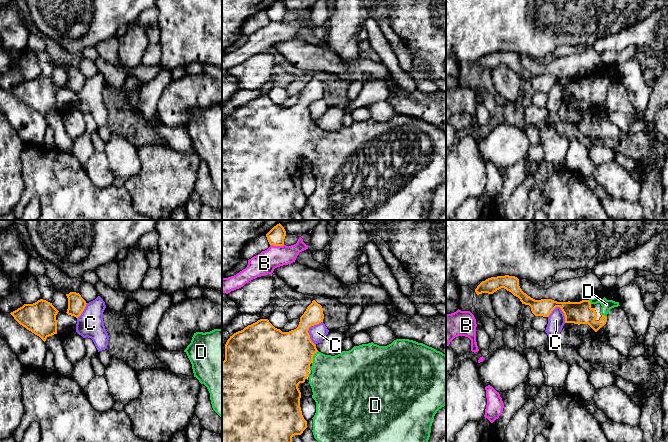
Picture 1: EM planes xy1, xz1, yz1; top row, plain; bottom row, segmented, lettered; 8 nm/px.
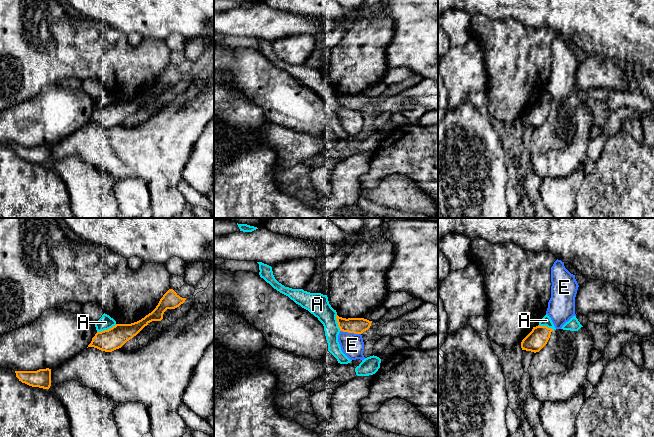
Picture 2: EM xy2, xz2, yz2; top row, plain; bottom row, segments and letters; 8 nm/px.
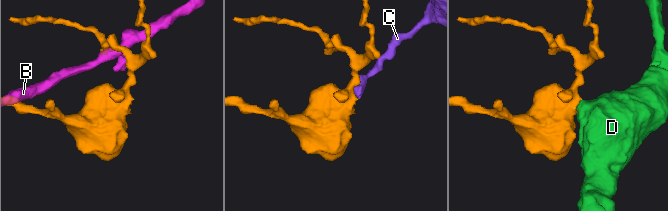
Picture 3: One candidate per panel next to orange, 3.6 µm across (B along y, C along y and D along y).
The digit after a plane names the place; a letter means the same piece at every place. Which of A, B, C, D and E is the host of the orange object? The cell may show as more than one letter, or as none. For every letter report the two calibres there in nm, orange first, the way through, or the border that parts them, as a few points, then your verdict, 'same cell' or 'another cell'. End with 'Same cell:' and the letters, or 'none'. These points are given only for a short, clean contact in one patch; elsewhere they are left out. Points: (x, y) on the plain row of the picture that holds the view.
A: 180 nm thick on the orange side, 110 nm on the other; another cell
B: 140 nm thick on the orange side, 180 nm on the other; border along xz1 (270, 20), (283, 21); another cell
C: 360 nm thick on the orange side, 130 nm on the other; border along xz1 (322, 97), (312, 101), (308, 106), (309, 114), (315, 121); another cell
D: 460 nm thick on the orange side, 380 nm on the other; runs through xz1 (281, 136), (312, 133), (334, 155); same cell
E: 130 nm thick on the orange side, 190 nm on the other; border along xz2 (340, 106), (360, 110); another cell
Same cell: D

